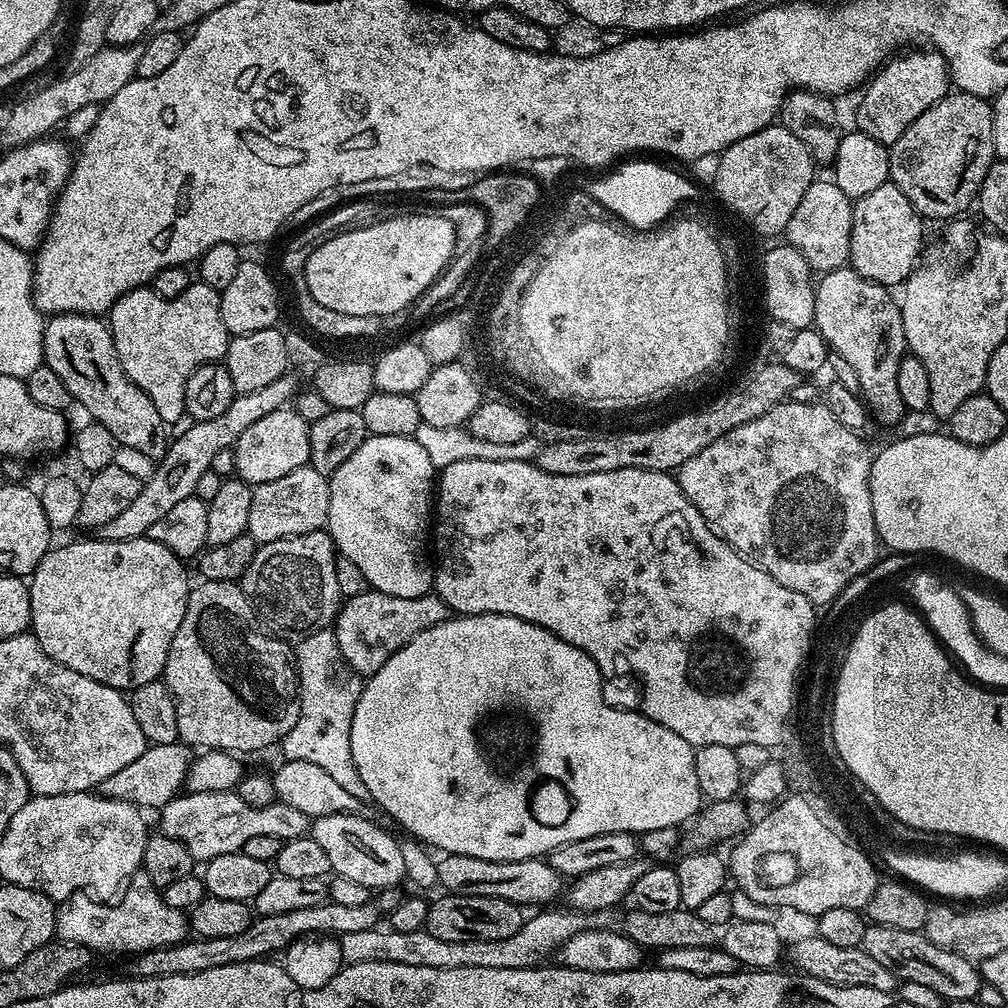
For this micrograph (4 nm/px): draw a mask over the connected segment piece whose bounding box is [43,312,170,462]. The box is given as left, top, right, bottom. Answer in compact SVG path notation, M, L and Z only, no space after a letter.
M62 312L53 315L44 326L44 361L62 378L66 390L70 390L73 401L81 404L89 412L91 419L97 424L106 426L110 434L114 434L117 445L121 449L129 448L132 452L141 452L151 462L158 462L168 452L170 443L169 425L165 424L162 414L158 414L158 406L150 402L150 398L122 370L122 362L118 358L118 350L114 346L111 327L99 316L83 316L77 312Z

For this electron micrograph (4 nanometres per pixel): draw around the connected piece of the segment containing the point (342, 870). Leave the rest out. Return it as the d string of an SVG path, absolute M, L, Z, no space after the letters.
M345 814L342 816L318 816L311 821L310 834L318 846L322 846L324 853L330 858L330 866L335 875L351 878L369 890L392 890L396 883L405 879L402 860L401 841L395 840L384 828L379 828L372 820L367 820L364 814Z

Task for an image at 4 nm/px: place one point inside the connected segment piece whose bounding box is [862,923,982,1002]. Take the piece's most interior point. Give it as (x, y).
(910, 956)

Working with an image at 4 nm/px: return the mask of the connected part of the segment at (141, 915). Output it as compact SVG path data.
M143 870L135 872L127 888L115 902L97 900L88 894L77 894L59 901L56 909L56 936L78 946L86 946L93 954L100 952L149 952L181 944L189 935L190 920L185 913L166 906L161 889L150 882Z

